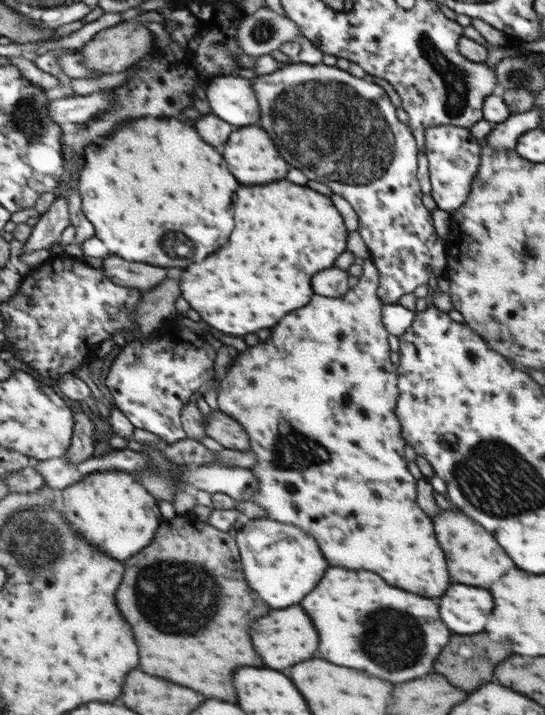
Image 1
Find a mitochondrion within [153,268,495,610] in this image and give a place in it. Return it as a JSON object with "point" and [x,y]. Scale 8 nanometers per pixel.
{"point":[289,450]}

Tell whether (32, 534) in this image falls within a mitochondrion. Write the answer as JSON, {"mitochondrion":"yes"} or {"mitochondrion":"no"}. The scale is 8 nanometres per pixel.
{"mitochondrion":"yes"}

